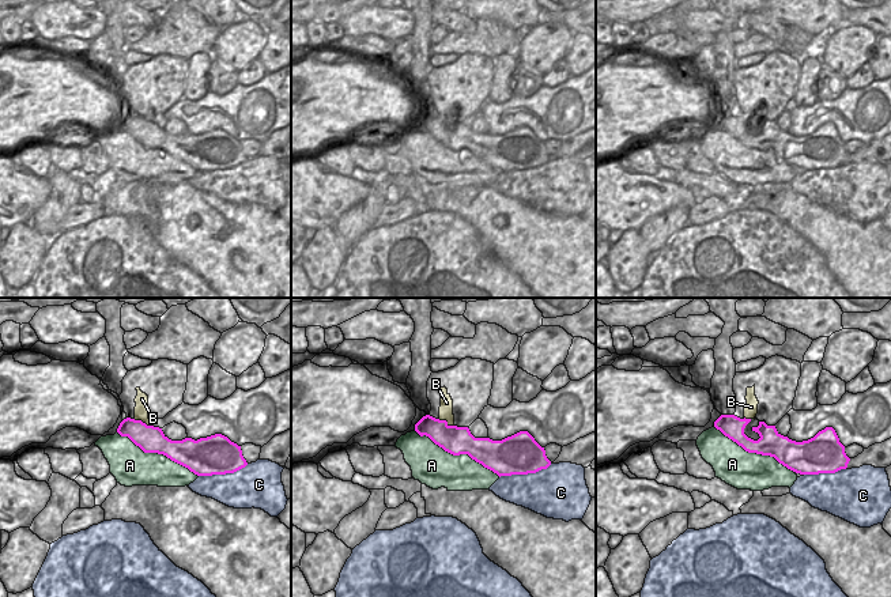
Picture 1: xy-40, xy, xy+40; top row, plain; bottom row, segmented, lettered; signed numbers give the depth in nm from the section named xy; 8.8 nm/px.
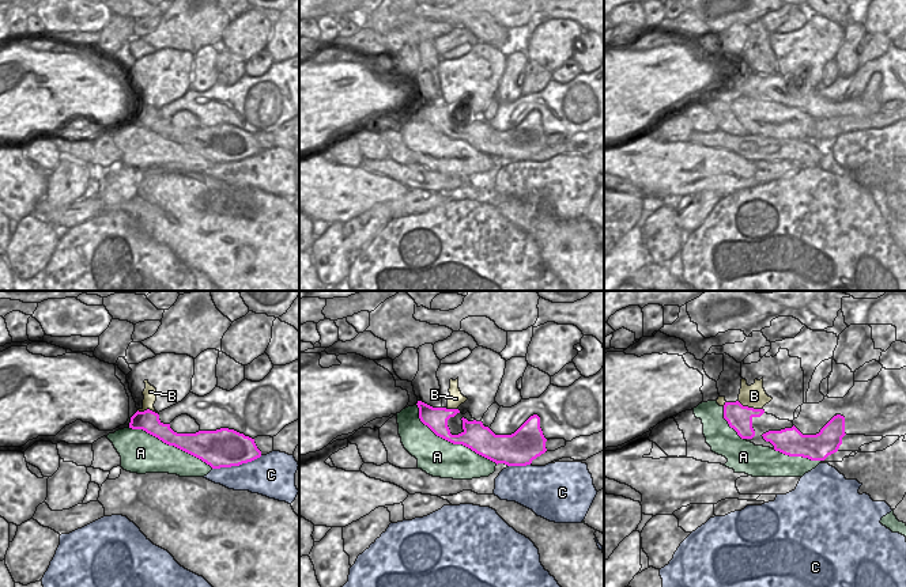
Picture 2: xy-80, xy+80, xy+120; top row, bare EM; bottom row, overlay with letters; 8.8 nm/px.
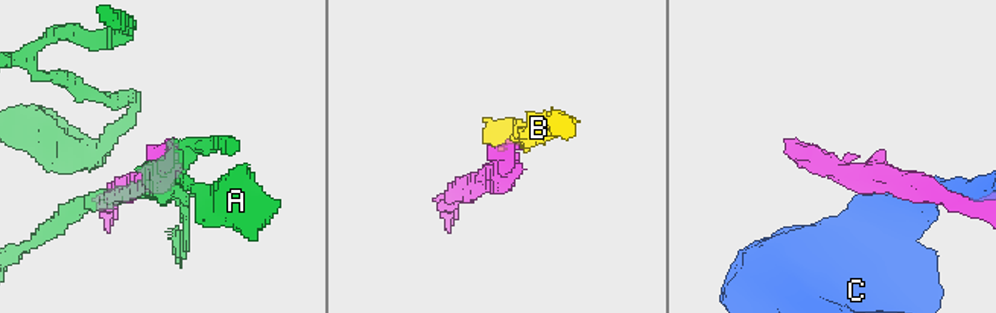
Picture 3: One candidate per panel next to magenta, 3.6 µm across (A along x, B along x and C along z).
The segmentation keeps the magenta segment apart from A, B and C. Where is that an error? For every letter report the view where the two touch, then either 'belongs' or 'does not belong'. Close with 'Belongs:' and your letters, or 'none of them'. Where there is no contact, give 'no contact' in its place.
A: contact in xy; does not belong
B: contact in xy; belongs
C: contact in xy; does not belong
Belongs: B

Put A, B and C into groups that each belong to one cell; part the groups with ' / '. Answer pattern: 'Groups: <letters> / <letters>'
Groups: A / B / C

